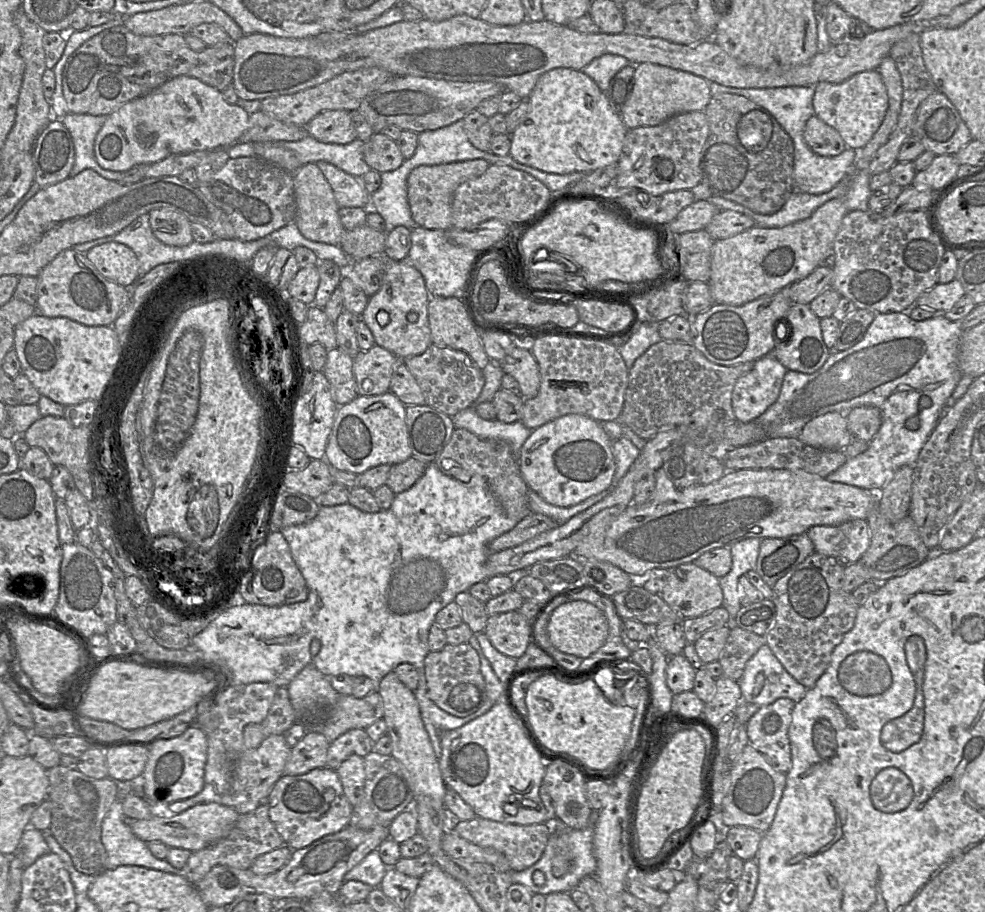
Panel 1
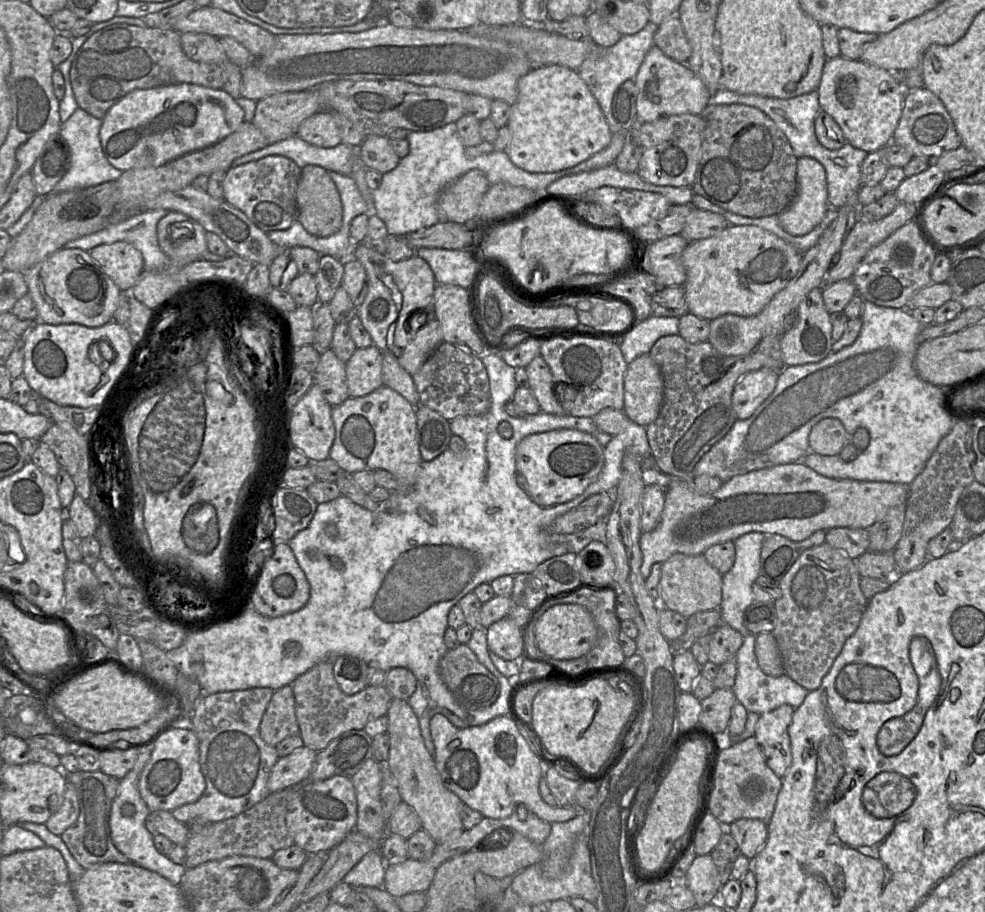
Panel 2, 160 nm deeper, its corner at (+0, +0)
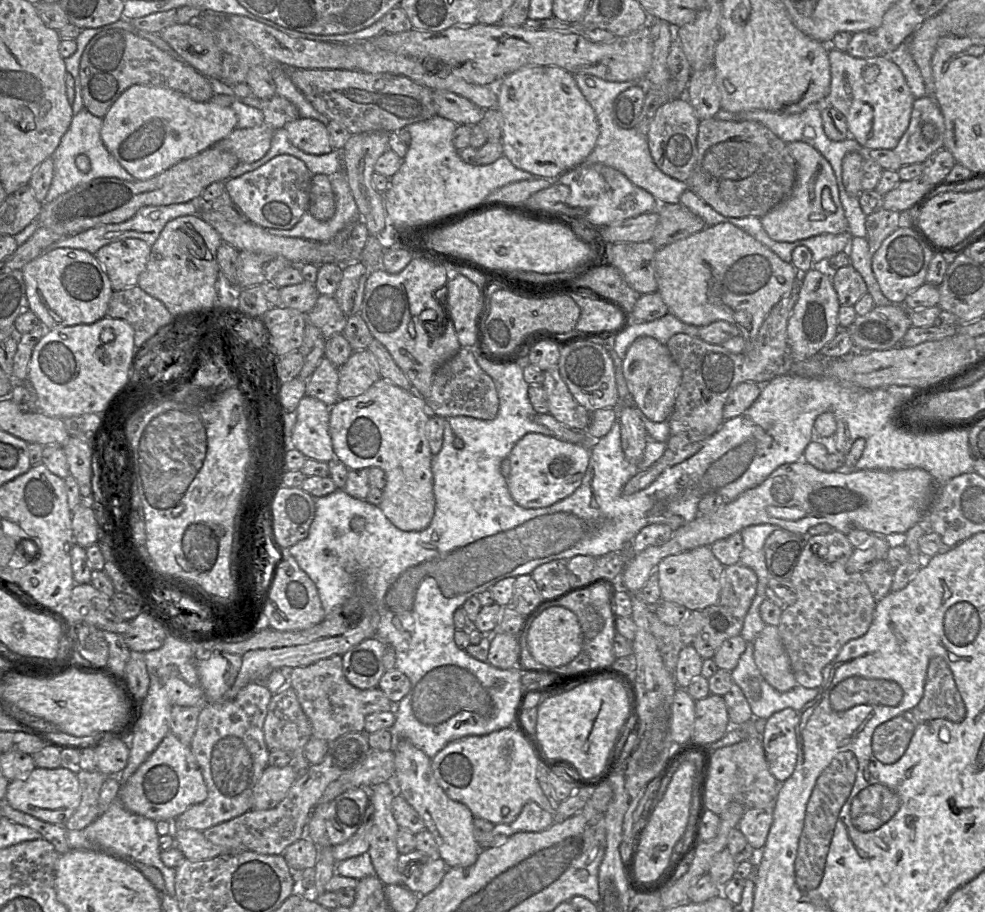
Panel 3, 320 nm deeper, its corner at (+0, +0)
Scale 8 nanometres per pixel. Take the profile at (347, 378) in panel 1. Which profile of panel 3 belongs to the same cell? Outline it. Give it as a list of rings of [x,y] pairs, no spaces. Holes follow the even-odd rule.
[[[326,357],[321,359],[306,381],[306,395],[320,400],[328,407],[338,402],[338,368]]]

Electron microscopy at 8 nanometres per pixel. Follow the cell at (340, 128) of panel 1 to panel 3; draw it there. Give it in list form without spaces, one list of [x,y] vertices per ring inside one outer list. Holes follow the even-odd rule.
[[[298,118],[284,127],[289,141],[299,150],[313,155],[328,154],[333,149],[326,126],[313,118]]]

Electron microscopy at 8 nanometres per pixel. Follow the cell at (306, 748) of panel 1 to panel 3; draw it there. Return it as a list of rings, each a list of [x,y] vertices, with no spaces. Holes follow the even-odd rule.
[[[268,765],[253,788],[250,810],[275,808],[286,797],[298,777],[290,765],[285,767]]]

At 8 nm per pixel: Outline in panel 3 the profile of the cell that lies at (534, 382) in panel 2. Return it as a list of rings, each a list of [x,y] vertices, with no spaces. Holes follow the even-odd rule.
[[[558,367],[544,371],[542,387],[547,394],[549,414],[571,429],[587,430],[591,413],[575,400],[562,379]]]

